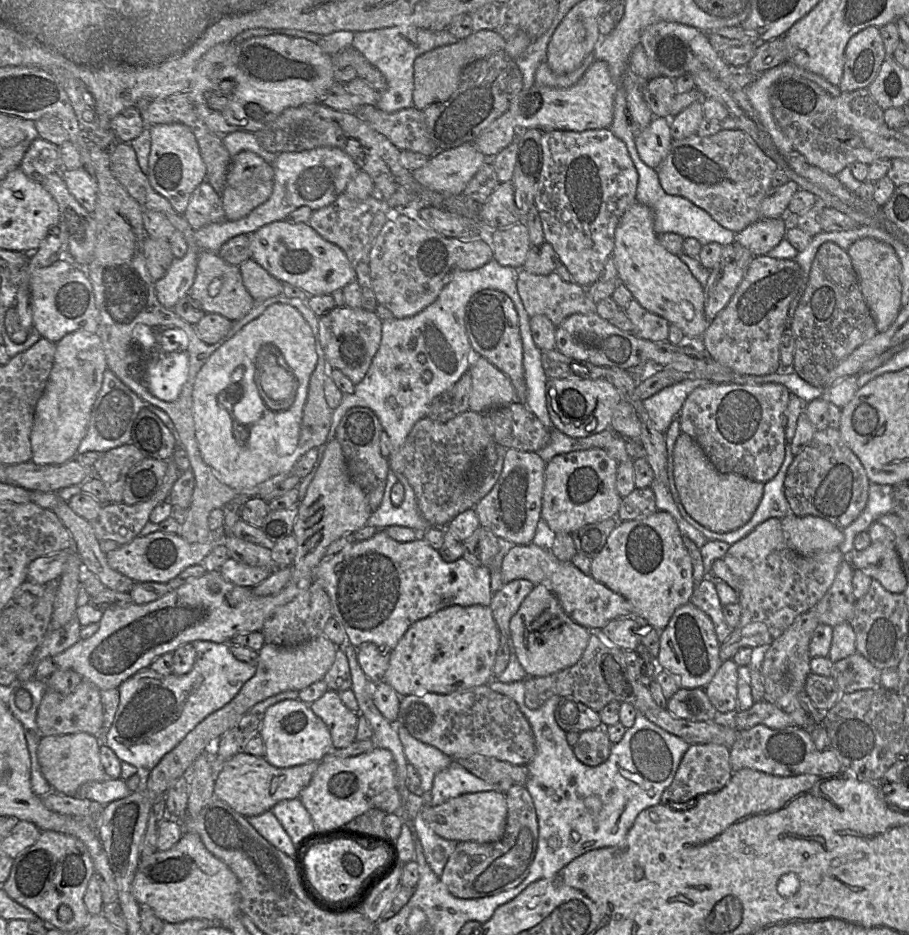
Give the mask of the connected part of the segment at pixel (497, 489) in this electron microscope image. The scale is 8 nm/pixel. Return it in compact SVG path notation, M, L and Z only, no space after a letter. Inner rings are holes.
M507 448L497 482L473 508L480 526L512 545L532 543L541 520L545 466L546 462L536 452Z

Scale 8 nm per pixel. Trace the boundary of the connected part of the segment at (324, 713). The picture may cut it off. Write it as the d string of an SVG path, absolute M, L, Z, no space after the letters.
M328 689L318 700L310 704L311 710L326 724L332 738L333 749L342 749L356 741L358 714L345 706L337 691Z

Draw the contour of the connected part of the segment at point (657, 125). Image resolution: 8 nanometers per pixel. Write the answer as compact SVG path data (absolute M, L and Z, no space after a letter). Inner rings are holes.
M653 117L650 124L635 138L640 159L650 168L656 169L667 156L672 137L670 119Z

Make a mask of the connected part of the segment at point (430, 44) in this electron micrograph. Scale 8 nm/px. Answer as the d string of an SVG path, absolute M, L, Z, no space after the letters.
M393 26L370 31L354 32L352 48L360 52L384 76L386 88L380 91L380 97L376 106L383 112L393 113L414 107L413 65L415 59L434 48L453 44L459 40L450 34L447 29L433 31L415 26Z

